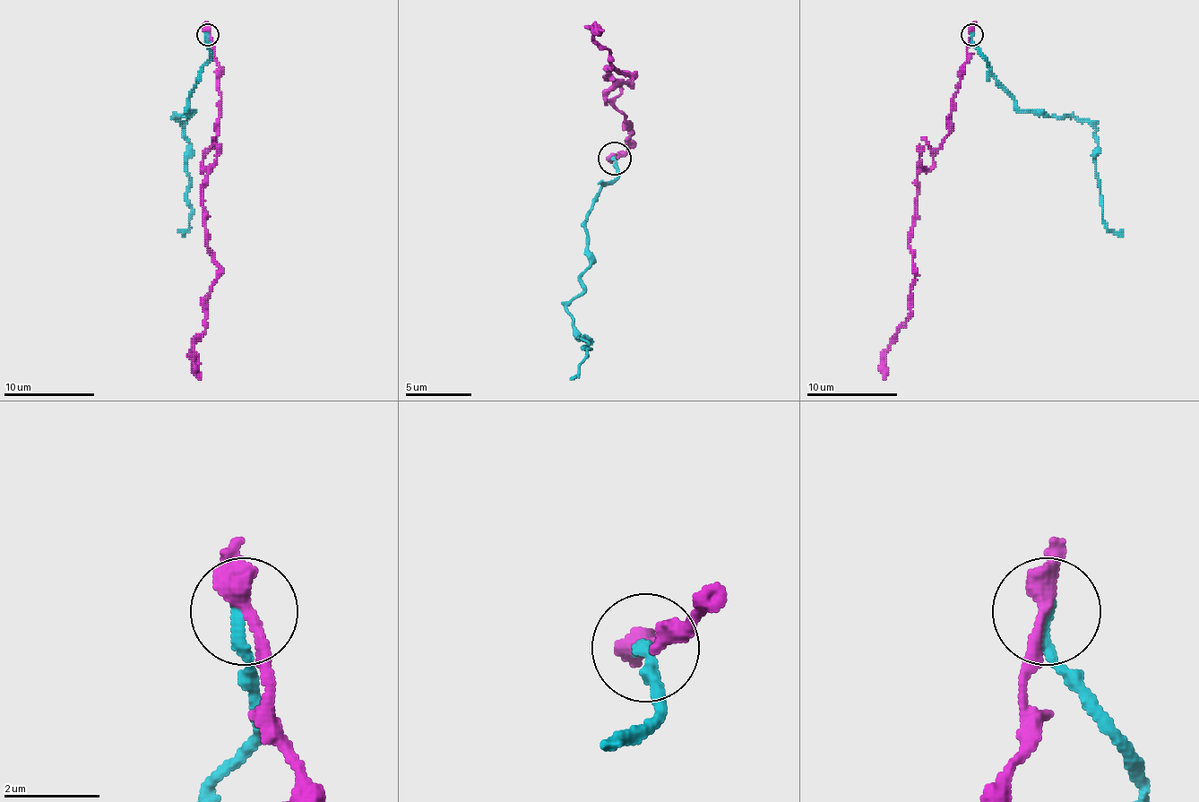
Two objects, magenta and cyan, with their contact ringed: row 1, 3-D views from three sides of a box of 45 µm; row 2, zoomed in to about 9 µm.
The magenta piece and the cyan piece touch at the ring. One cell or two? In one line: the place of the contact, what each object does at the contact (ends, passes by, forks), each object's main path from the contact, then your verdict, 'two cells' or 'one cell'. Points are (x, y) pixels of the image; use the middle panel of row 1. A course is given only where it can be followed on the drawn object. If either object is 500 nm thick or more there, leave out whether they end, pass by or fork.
place (614, 158); magenta passes by; cyan ends; course magenta (613, 158), (633, 131), (607, 101), (607, 78), (613, 64), (630, 74), (593, 38), (603, 29); course cyan (613, 158), (616, 174), (597, 197), (587, 230), (583, 289), (567, 309), (590, 349), (570, 379); two cells

